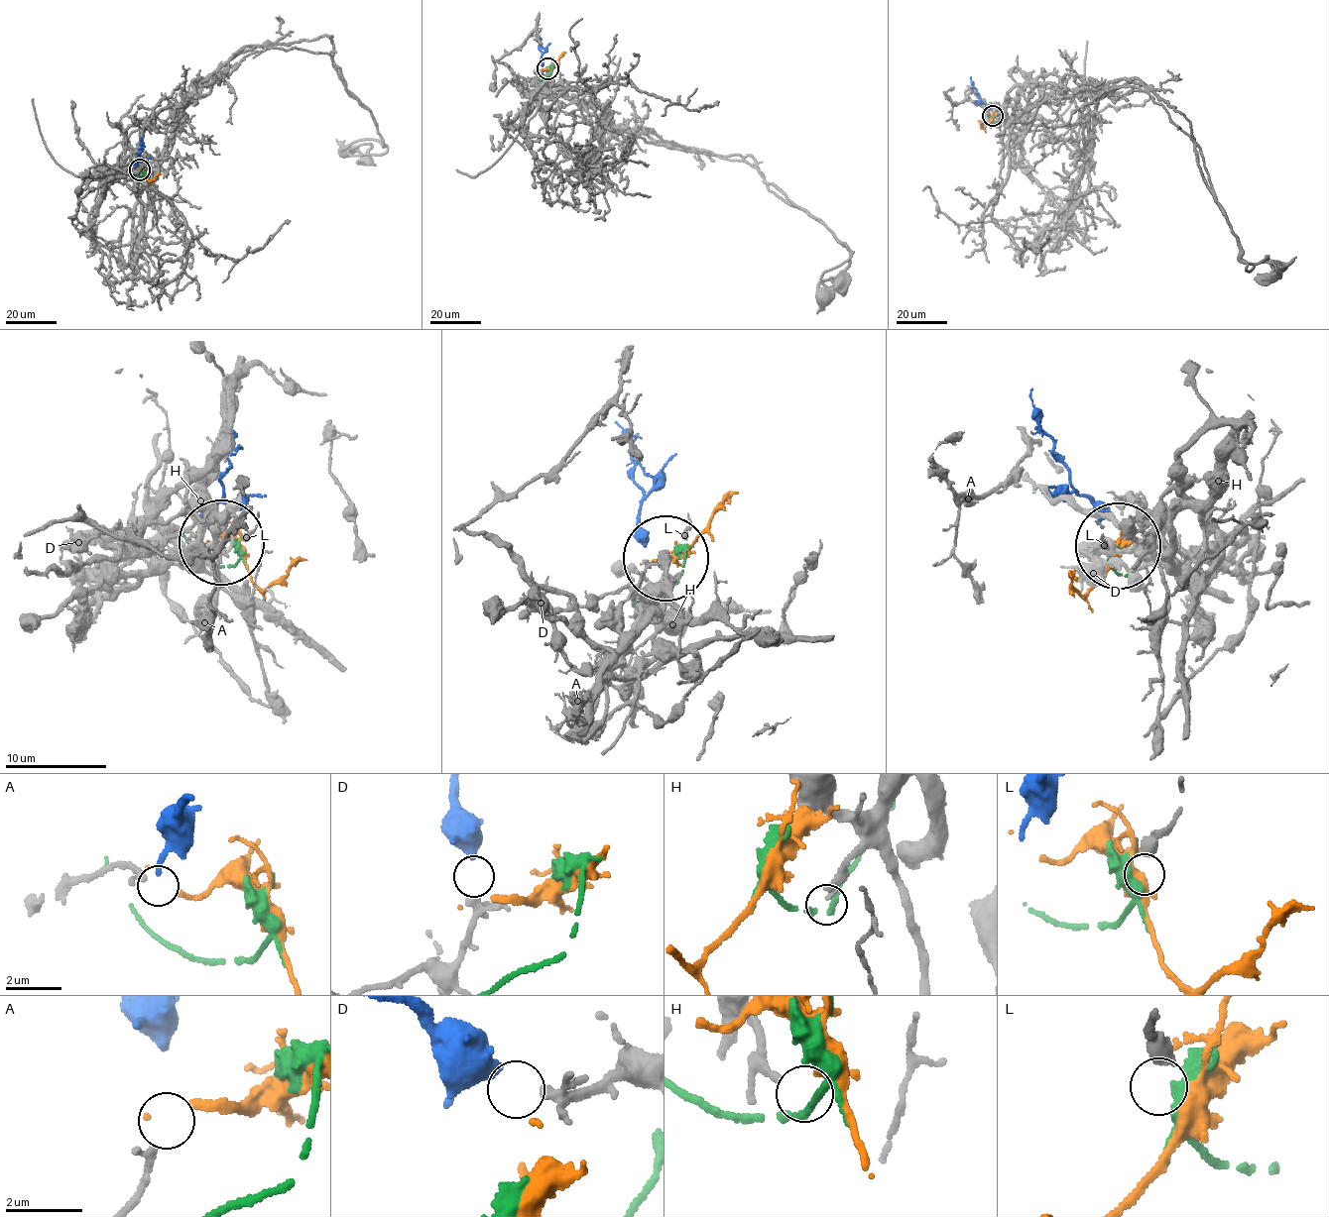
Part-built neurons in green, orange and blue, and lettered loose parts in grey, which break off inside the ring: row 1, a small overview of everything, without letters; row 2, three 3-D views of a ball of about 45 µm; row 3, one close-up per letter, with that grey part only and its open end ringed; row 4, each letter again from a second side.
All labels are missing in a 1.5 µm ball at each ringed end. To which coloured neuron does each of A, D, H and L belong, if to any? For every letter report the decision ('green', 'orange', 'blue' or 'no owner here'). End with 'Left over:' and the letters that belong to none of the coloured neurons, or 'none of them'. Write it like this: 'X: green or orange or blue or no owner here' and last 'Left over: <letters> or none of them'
A: orange
D: blue
H: no owner here
L: green
Left over: H

